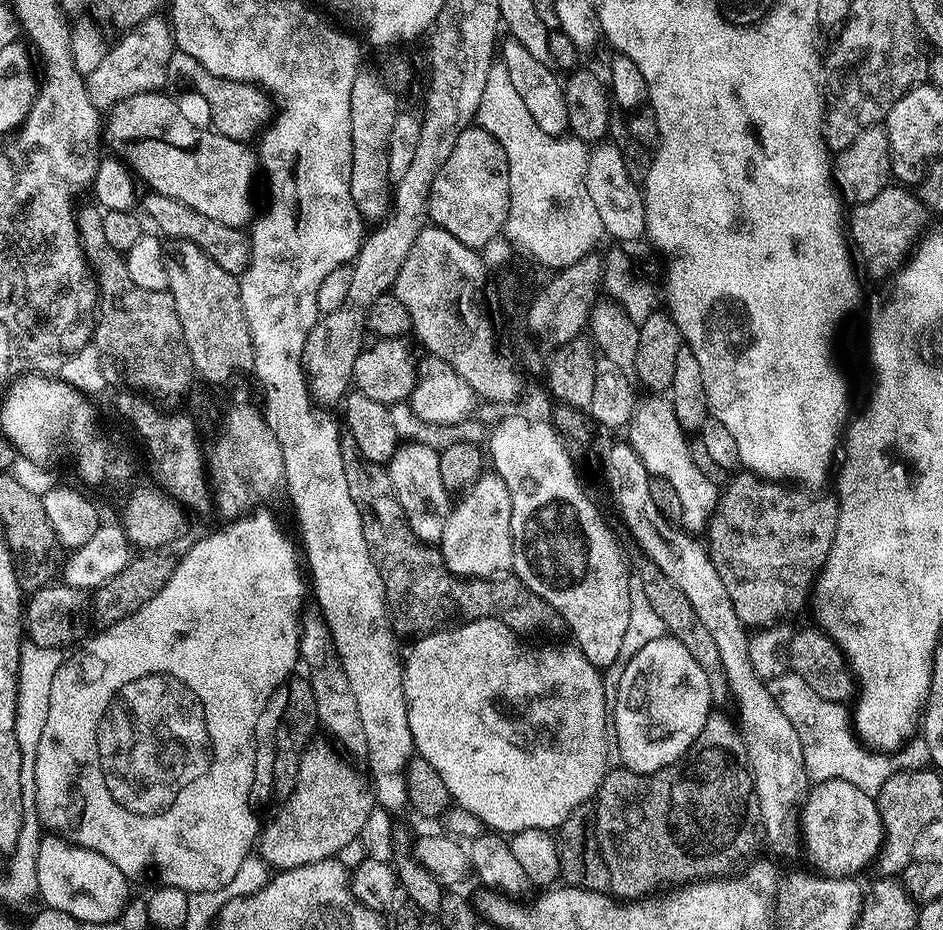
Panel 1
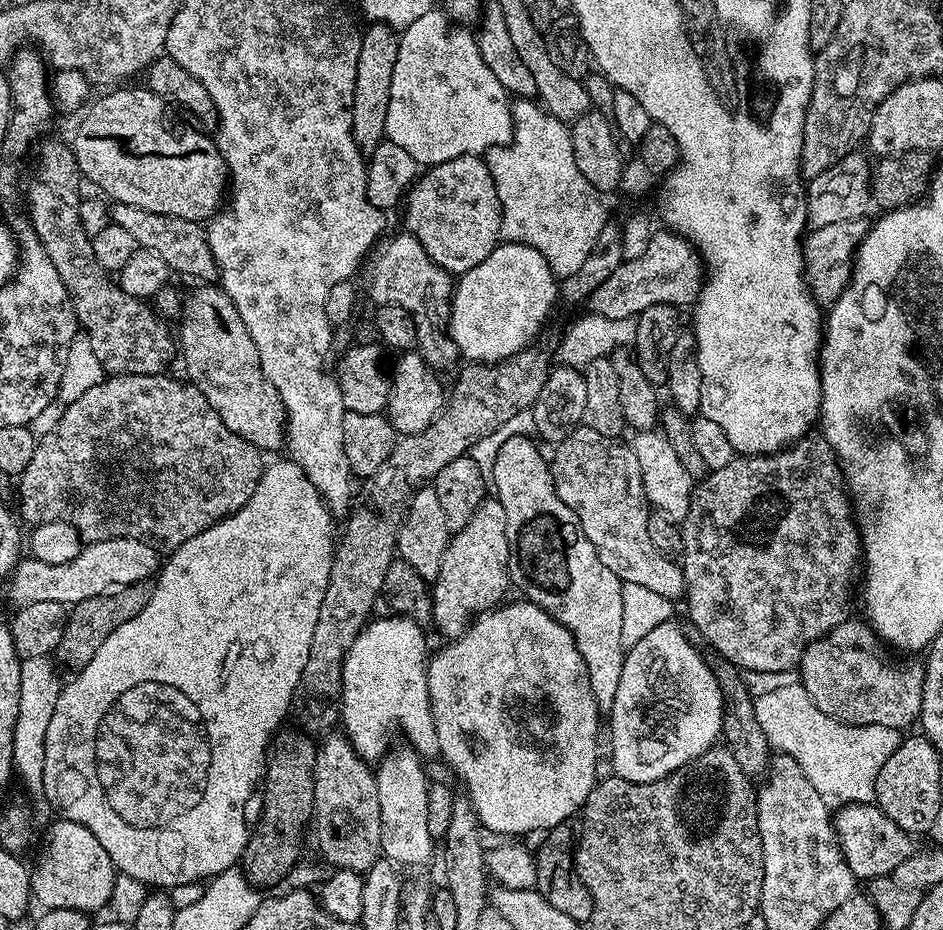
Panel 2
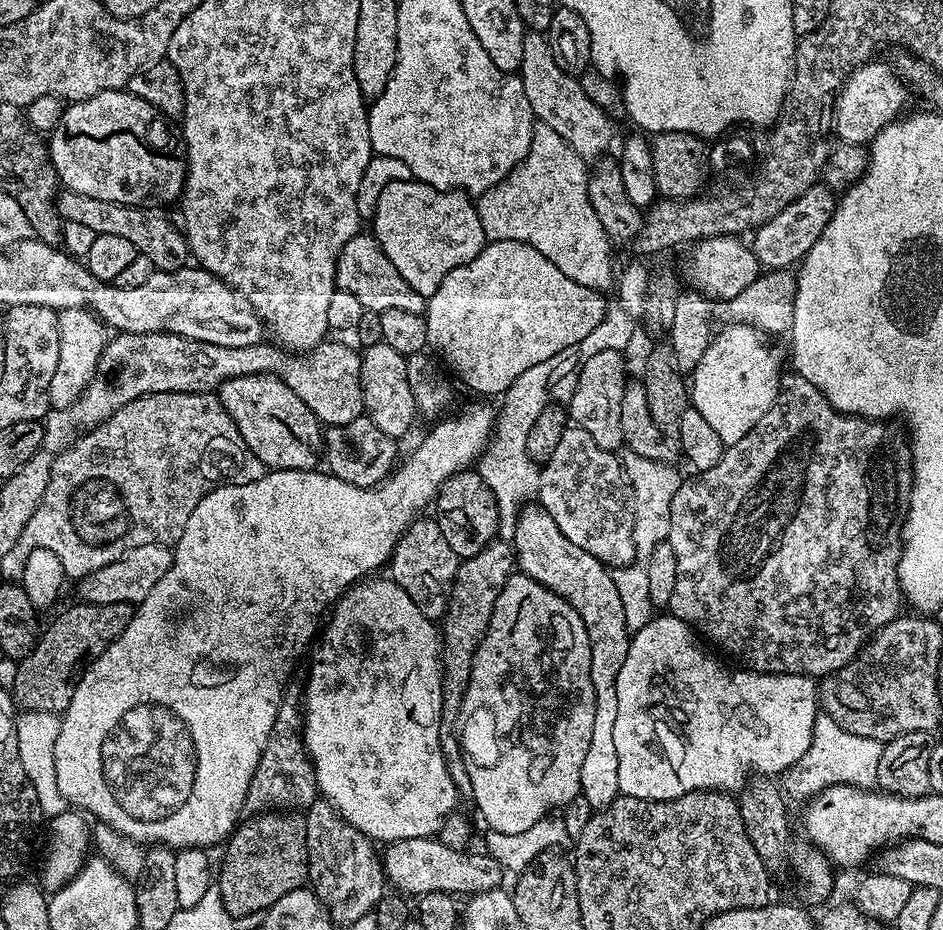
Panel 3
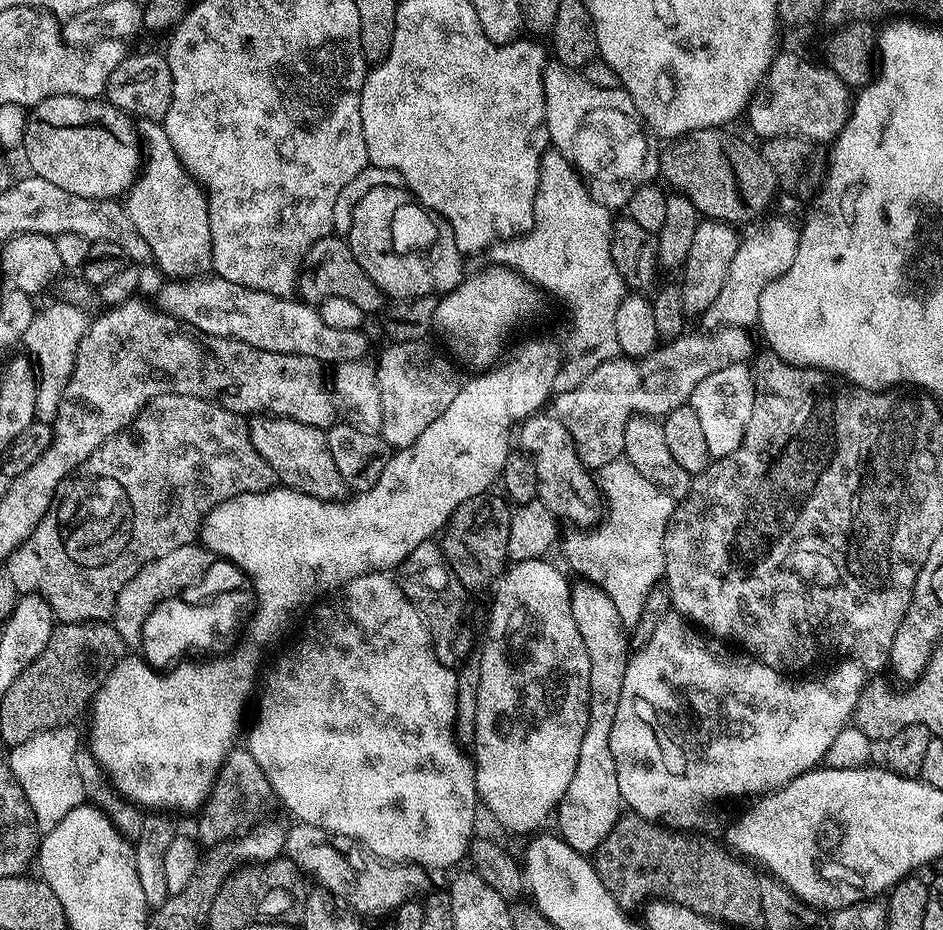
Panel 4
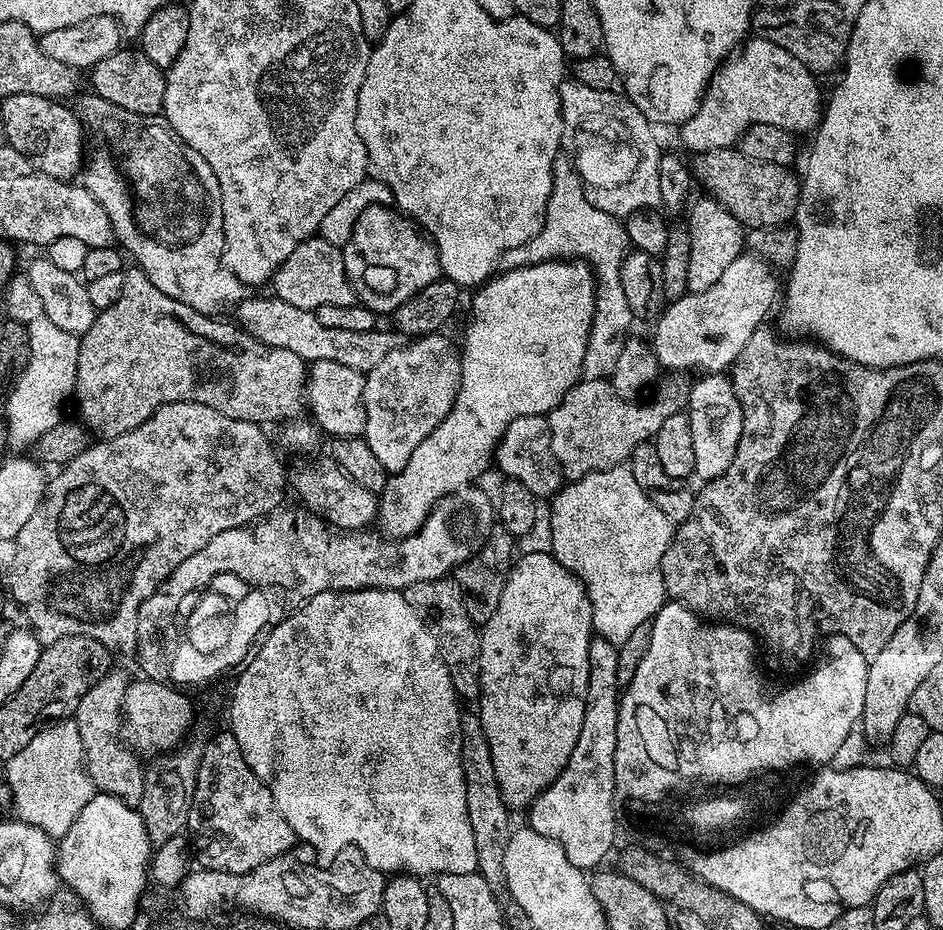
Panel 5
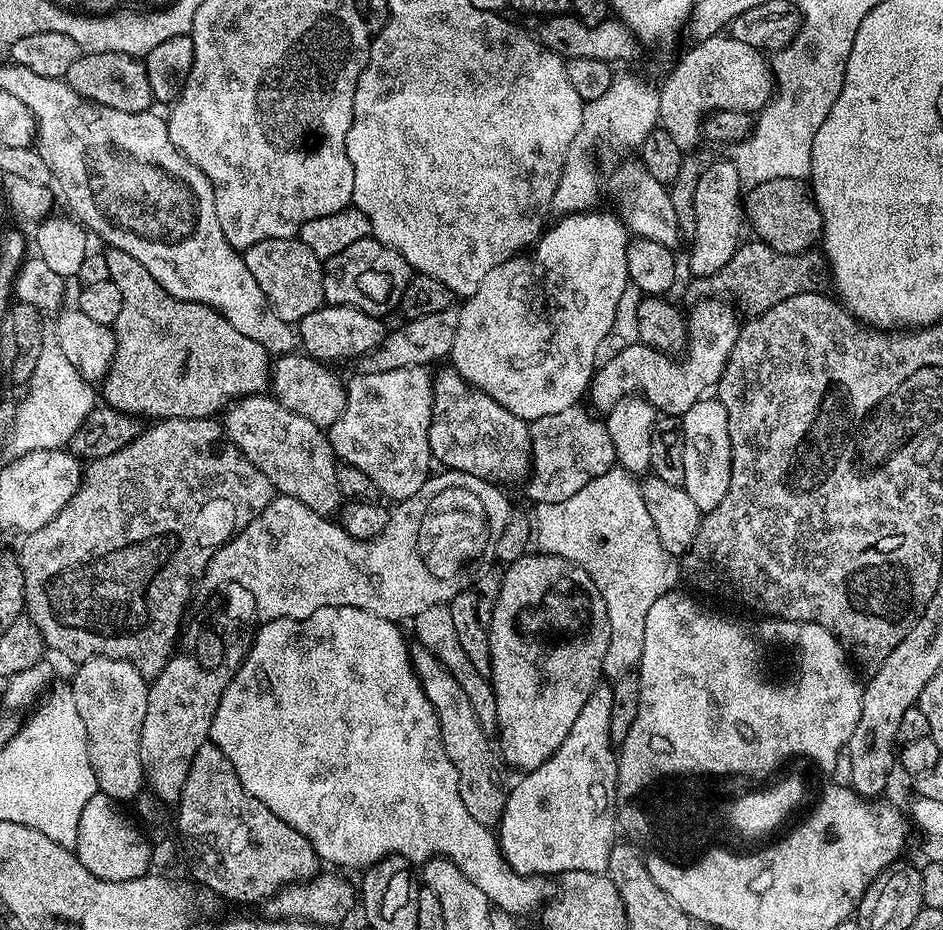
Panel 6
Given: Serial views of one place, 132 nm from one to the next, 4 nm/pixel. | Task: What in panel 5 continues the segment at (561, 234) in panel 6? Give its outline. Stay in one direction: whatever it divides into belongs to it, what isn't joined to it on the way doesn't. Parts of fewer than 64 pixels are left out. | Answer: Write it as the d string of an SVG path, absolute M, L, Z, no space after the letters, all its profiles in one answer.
M547 260L538 262L530 266L521 268L509 268L493 275L483 286L475 289L476 297L472 300L472 321L468 324L468 329L464 332L464 348L459 353L461 374L460 384L457 386L456 401L453 402L452 412L446 414L436 429L418 445L414 454L410 455L410 460L400 472L393 472L389 475L388 481L384 484L383 492L378 496L378 525L379 531L388 538L399 538L414 534L426 522L430 510L443 496L448 496L451 492L456 492L460 488L469 487L484 472L484 467L490 464L496 451L497 444L500 443L502 434L514 422L514 418L519 416L544 416L551 412L558 402L582 379L583 359L586 353L588 340L592 337L592 319L596 309L596 278L591 264L585 264L582 260Z

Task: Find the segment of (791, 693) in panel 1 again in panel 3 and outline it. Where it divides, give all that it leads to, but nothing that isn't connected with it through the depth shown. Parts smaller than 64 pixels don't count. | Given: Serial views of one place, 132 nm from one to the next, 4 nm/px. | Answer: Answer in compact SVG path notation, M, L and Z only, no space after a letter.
M827 714L817 715L810 750L806 750L796 765L782 774L783 791L791 799L793 796L799 802L804 802L830 787L840 785L871 789L878 778L878 762L882 762L883 749L881 741L862 738L862 734L850 734L850 730L842 730L834 718Z

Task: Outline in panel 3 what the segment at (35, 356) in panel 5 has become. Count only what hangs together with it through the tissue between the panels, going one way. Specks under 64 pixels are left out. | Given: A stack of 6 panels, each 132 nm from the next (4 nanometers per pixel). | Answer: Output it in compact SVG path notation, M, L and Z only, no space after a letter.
M61 308L58 312L58 370L50 382L48 402L53 409L70 406L94 378L98 358L108 345L109 329L95 312L86 308Z

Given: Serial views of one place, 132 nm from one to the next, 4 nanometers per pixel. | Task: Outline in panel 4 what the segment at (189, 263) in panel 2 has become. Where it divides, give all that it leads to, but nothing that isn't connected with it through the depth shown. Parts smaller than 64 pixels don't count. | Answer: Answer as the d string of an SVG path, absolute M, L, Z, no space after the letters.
M53 188L52 205L48 212L48 231L44 235L54 238L58 234L66 234L67 232L82 234L82 238L93 242L105 240L122 246L122 250L128 256L129 261L151 261L153 259L152 250L146 242L146 238L140 233L139 223L125 205L124 208L115 199L95 200L94 198L82 198L78 194L66 194L66 190Z

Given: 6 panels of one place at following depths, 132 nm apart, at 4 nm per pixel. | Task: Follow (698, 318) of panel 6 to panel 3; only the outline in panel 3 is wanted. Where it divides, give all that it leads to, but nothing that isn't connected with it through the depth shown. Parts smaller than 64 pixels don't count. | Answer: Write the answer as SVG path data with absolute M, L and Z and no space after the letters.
M817 186L802 194L802 198L790 202L790 206L782 210L782 214L778 214L761 228L755 229L750 247L756 253L761 265L768 270L788 270L799 265L804 255L814 246L814 242L818 242L818 238L826 230L837 203L838 196L833 189Z

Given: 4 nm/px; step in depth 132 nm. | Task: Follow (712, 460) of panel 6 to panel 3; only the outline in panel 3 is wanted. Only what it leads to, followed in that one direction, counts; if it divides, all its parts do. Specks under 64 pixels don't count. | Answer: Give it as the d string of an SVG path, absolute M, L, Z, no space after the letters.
M729 323L715 333L702 362L690 374L691 407L706 418L725 446L746 438L746 434L780 397L782 371L776 352L751 324Z

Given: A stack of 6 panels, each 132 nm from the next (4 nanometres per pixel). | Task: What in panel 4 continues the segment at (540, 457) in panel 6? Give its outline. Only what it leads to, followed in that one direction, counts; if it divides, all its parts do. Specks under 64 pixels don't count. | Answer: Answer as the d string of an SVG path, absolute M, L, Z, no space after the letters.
M723 326L717 332L698 333L689 331L677 340L669 340L655 352L643 358L615 358L602 362L586 379L570 390L569 393L557 395L554 415L563 422L566 430L576 440L580 450L581 460L590 470L599 470L608 465L611 460L621 459L624 451L624 424L632 415L641 414L653 418L663 418L678 406L689 403L694 394L694 386L702 382L702 378L710 378L714 370L728 368L732 364L743 364L751 361L752 340L745 329L740 326Z

